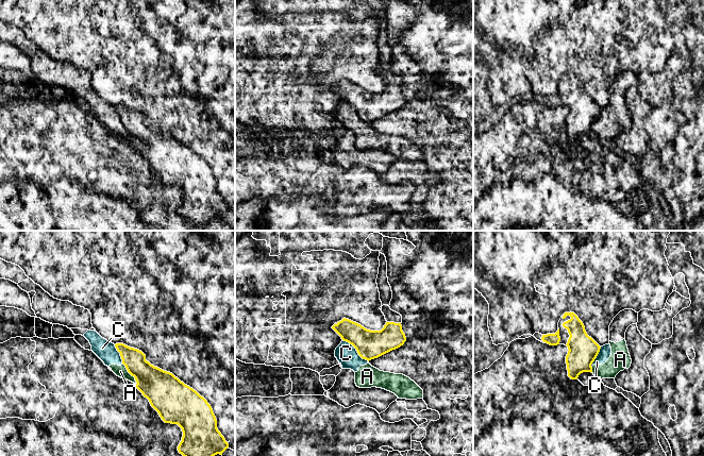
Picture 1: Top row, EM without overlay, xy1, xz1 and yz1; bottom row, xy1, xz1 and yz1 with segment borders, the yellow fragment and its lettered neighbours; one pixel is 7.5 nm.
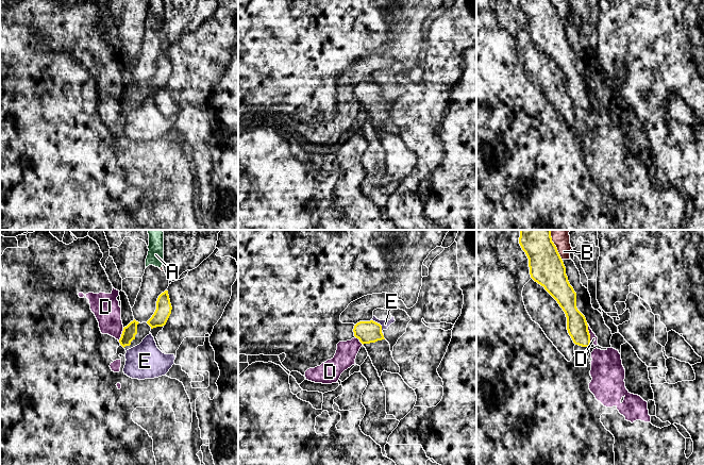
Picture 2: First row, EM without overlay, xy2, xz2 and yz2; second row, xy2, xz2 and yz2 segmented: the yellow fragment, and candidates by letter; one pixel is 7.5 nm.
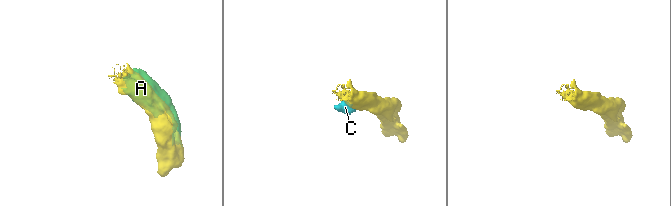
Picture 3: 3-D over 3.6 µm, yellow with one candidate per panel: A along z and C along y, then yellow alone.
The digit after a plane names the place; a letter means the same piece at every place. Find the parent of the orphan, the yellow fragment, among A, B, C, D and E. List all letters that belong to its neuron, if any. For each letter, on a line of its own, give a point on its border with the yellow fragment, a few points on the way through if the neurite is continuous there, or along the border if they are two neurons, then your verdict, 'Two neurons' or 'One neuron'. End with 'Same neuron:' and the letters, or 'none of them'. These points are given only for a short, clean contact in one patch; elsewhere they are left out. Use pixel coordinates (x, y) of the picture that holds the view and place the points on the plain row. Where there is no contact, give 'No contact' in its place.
A: Touches yellow at xy1 (131, 136). Two neurons
B: Touches yellow at yz2 (556, 11). Two neurons
C: Touches yellow at xz1 (356, 112). Boundary: xz1 (342, 101), (348, 103), (363, 120), (368, 122). Two neurons
D: Touches yellow at yz2 (588, 95). Boundary: yz2 (586, 85), (590, 103). Two neurons
E: Touches yellow at xz2 (381, 88). Boundary: xz2 (372, 81), (381, 87), (383, 97). Two neurons
Same neuron: none of them

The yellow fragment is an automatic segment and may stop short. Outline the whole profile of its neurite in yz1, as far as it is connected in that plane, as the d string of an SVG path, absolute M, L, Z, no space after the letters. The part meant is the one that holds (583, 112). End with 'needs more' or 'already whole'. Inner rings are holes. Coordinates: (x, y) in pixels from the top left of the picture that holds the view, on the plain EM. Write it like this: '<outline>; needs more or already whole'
M565 74L555 96L533 97L537 102L550 107L565 106L568 108L566 125L568 138L577 141L583 134L592 135L592 124L597 120L601 108L587 97L583 84L574 74Z; needs more

